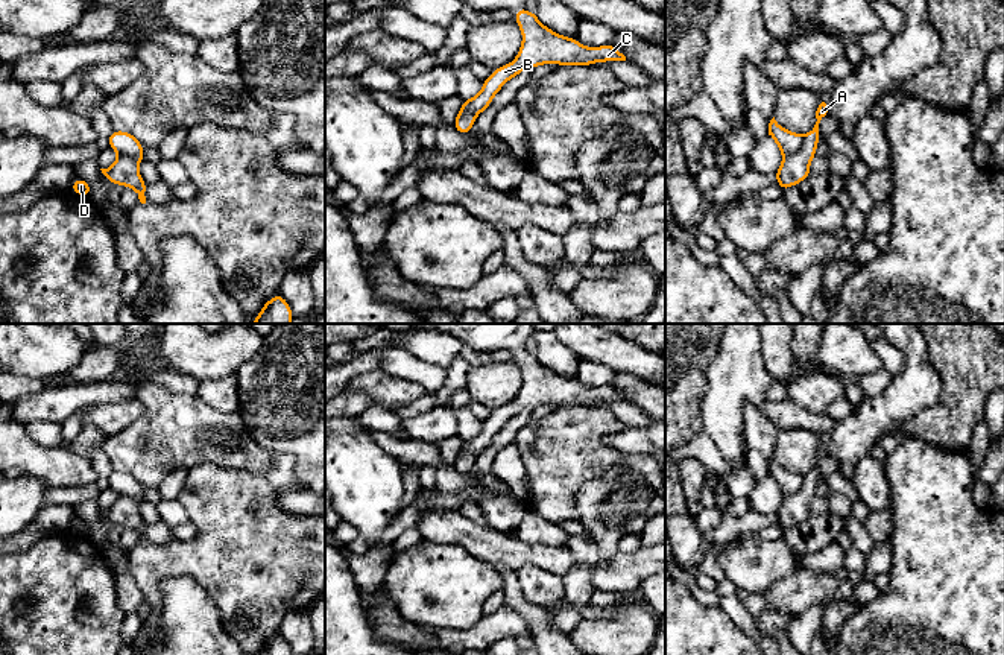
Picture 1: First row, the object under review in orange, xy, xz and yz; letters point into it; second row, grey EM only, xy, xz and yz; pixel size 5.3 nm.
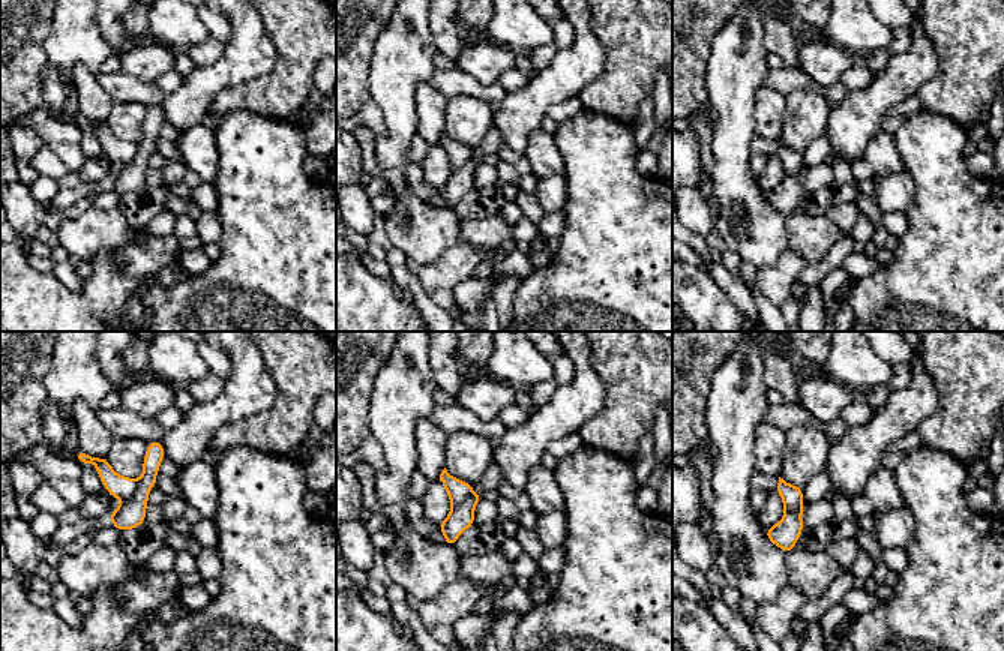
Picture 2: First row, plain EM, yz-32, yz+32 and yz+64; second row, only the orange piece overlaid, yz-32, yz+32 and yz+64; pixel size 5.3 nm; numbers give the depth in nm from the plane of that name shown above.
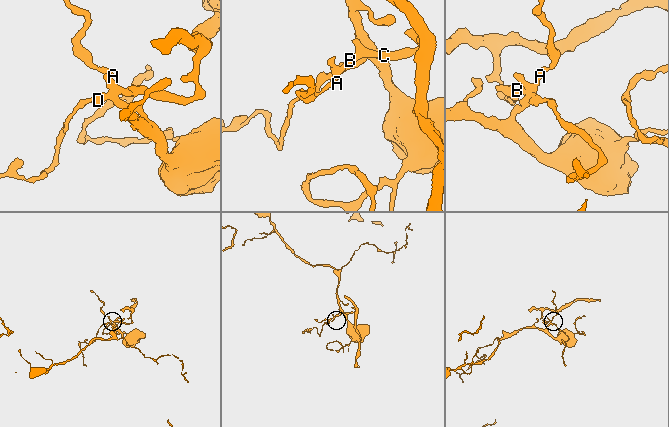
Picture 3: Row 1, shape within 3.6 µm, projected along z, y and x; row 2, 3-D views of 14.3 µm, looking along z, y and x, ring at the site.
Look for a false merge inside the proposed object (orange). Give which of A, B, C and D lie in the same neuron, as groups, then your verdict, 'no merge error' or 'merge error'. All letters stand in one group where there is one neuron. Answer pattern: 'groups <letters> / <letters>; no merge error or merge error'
groups A D / B C; merge error

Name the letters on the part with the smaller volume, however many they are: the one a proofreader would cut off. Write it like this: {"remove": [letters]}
{"remove": ["B", "C"]}

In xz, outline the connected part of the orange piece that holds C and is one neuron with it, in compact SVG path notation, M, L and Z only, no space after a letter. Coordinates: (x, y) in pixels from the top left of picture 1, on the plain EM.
M526 348L515 353L515 362L523 374L516 398L510 404L495 409L483 421L481 432L472 439L463 441L459 451L481 454L503 426L527 409L533 410L542 404L594 406L598 401L626 401L626 397L612 384L585 388L574 378L553 372L538 360L535 353L529 353Z

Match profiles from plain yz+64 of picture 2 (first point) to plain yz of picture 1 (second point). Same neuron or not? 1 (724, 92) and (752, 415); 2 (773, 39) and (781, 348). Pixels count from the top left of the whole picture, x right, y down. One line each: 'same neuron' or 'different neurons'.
1: different neurons
2: same neuron

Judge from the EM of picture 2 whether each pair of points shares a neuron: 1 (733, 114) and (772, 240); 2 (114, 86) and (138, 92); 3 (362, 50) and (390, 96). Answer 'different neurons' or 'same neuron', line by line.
1: same neuron
2: same neuron
3: different neurons

